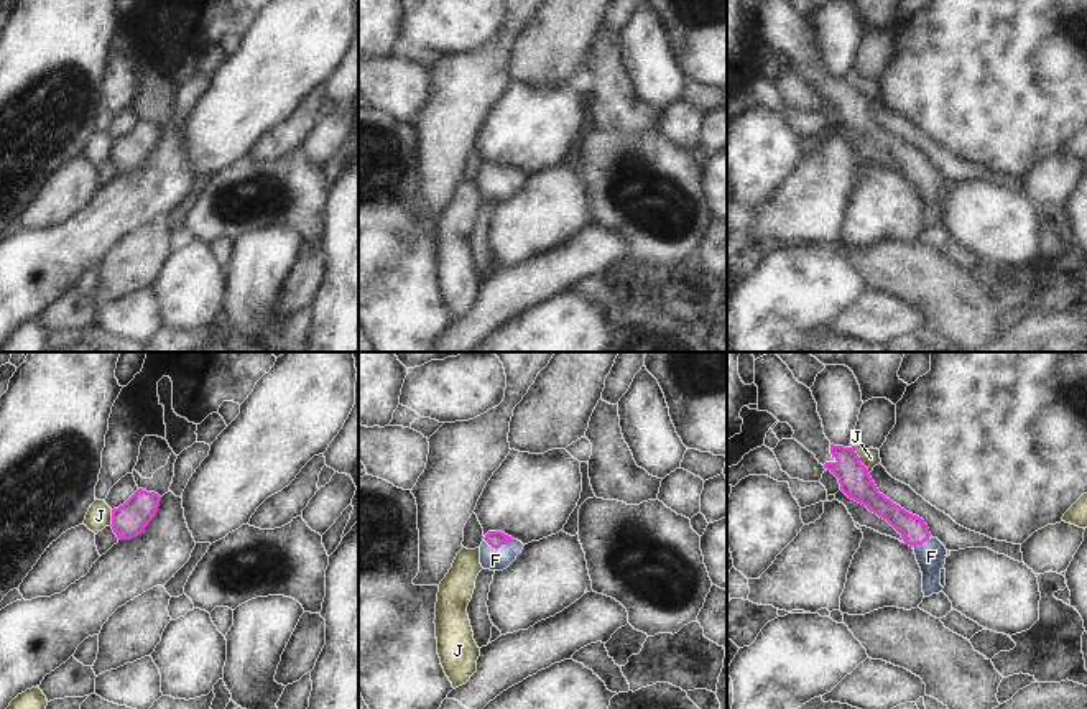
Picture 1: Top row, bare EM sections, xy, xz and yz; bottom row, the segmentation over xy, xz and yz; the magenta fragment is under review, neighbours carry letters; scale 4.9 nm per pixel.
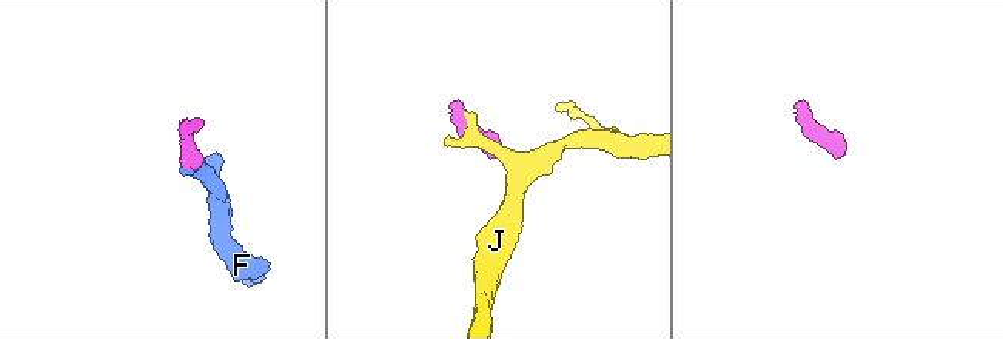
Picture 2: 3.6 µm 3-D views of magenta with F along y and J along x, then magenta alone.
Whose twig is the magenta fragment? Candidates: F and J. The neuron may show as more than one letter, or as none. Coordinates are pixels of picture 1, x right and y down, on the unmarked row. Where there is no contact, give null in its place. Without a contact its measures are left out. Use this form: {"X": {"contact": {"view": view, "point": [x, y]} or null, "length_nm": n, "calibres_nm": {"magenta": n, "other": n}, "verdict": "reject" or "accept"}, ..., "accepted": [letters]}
{"F": {"contact": {"view": "xz", "point": [499, 178]}, "length_nm": 150, "calibres_nm": {"magenta": 80, "other": 110}, "verdict": "accept"}, "J": {"contact": {"view": "yz", "point": [859, 92]}, "length_nm": 160, "calibres_nm": {"magenta": 160, "other": 90}, "verdict": "reject"}, "accepted": ["F"]}

